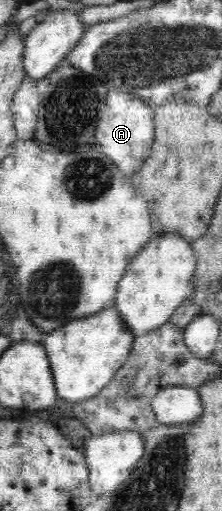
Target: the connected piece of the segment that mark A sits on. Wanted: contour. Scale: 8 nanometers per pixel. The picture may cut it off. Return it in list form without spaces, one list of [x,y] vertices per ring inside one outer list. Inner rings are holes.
[[[110,91],[102,107],[96,140],[104,148],[104,154],[112,158],[112,162],[126,176],[140,170],[140,166],[146,162],[151,153],[151,146],[155,139],[155,124],[152,116],[154,116],[153,108],[132,94]]]

